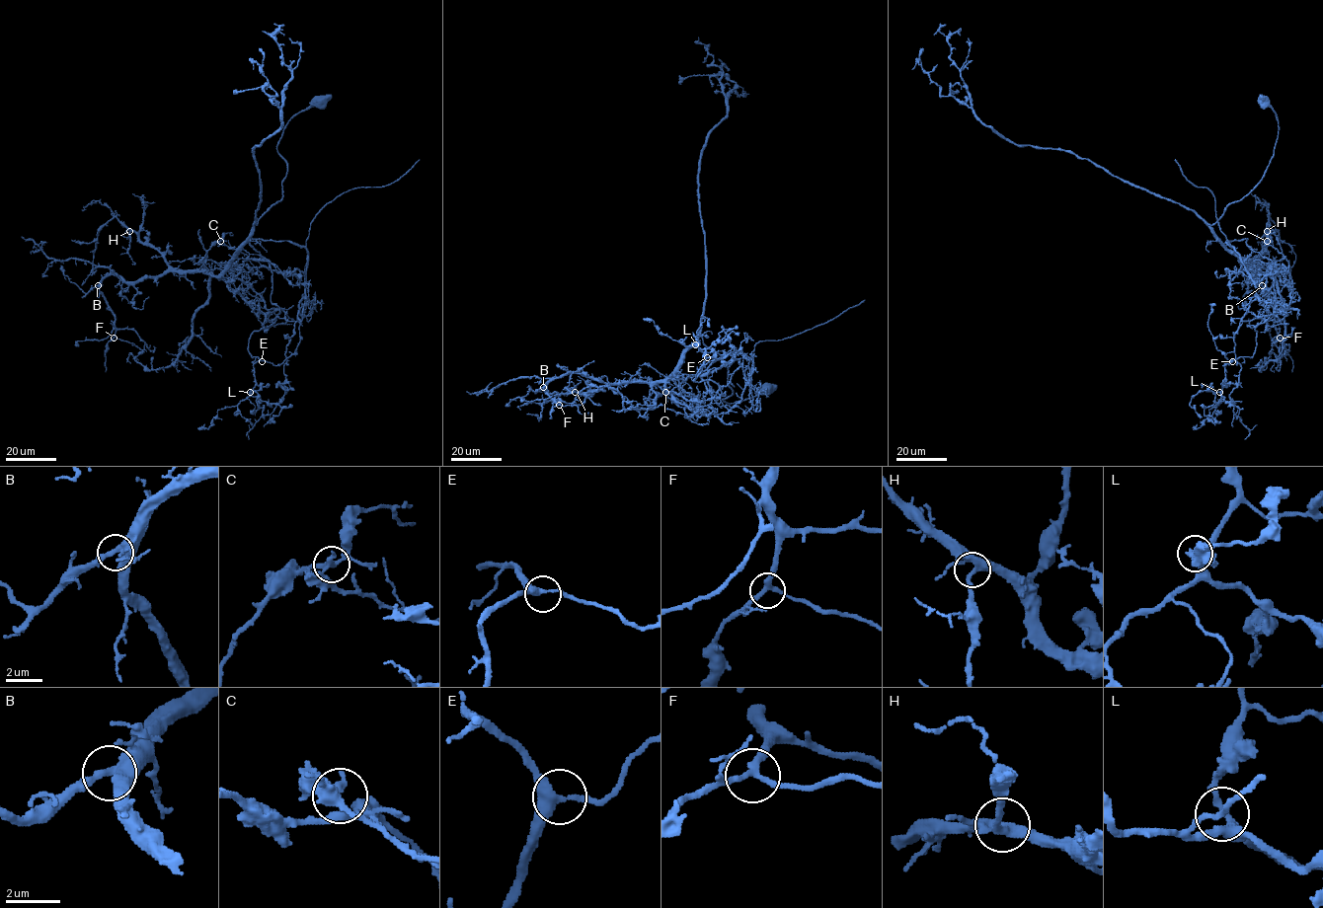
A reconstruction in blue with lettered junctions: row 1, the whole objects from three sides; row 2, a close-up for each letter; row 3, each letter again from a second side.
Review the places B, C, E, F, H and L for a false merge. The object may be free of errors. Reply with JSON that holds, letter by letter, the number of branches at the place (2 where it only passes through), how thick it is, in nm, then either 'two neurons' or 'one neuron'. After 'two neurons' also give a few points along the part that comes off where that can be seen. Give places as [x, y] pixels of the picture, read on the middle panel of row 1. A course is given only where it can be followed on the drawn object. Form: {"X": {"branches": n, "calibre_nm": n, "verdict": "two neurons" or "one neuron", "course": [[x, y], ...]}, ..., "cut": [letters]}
{"B": {"branches": 3, "calibre_nm": 320, "verdict": "one neuron"}, "C": {"branches": 3, "calibre_nm": 220, "verdict": "two neurons", "course": [[665, 392], [729, 412], [752, 361], [694, 371], [716, 401], [693, 381], [701, 349], [643, 319]]}, "E": {"branches": 3, "calibre_nm": 340, "verdict": "one neuron"}, "F": {"branches": 3, "calibre_nm": 220, "verdict": "one neuron"}, "H": {"branches": 3, "calibre_nm": 320, "verdict": "one neuron"}, "L": {"branches": 3, "calibre_nm": 240, "verdict": "one neuron"}, "cut": ["C"]}

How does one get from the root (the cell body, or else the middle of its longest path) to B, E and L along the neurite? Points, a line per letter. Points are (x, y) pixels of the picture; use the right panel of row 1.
B: (1263, 103), (1279, 124), (1274, 157), (1262, 180), (1208, 224), (1258, 271), (1247, 281), (1252, 274), (1262, 285)
E: (1263, 103), (1279, 124), (1274, 157), (1208, 224), (1276, 297), (1254, 327), (1254, 354), (1232, 361)
L: (1263, 103), (1274, 157), (1208, 224), (1276, 311), (1219, 392)

